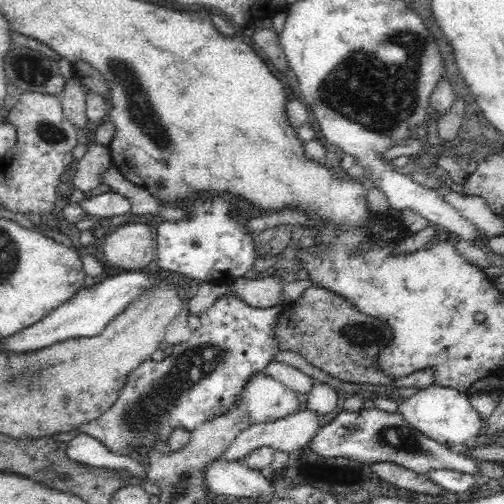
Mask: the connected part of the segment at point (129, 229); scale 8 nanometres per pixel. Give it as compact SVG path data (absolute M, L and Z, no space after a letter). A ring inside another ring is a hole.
M127 222L105 238L104 254L115 268L139 271L154 260L154 236L145 223Z

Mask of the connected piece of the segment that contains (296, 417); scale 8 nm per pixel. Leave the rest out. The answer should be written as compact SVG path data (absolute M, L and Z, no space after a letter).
M304 409L296 411L294 414L276 419L267 423L254 424L246 427L231 443L225 452L222 453L217 460L238 460L246 456L248 452L261 446L267 446L274 450L282 450L286 454L300 450L309 440L316 434L320 424L318 423L318 415L314 412Z

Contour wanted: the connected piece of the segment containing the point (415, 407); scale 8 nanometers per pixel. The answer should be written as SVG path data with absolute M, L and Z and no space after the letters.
M432 383L426 388L418 389L414 395L402 399L395 412L402 415L416 431L451 448L474 441L485 422L480 419L478 412L470 404L470 399L462 392Z

